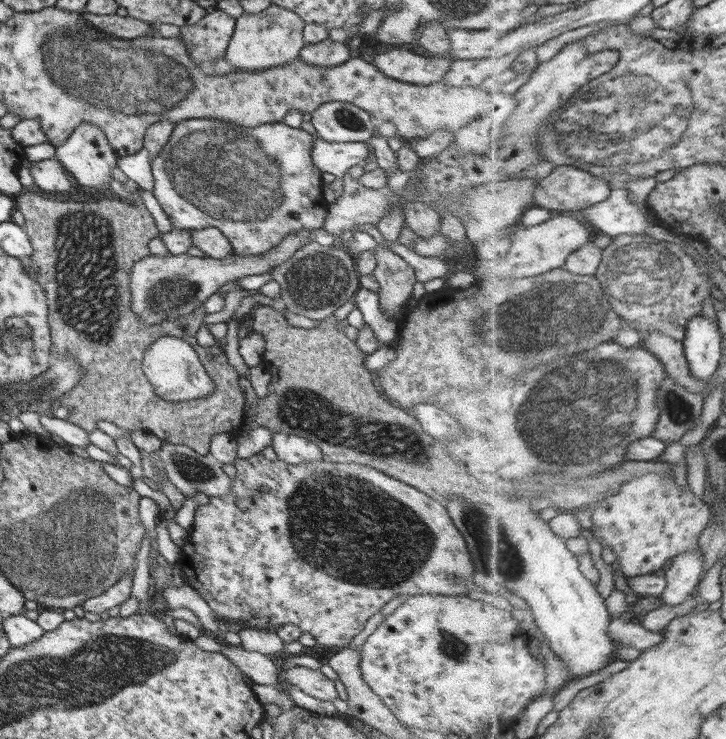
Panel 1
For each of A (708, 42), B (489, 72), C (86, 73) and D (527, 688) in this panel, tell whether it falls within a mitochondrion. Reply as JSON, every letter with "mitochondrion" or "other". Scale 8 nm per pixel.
{"A":"other","B":"other","C":"mitochondrion","D":"other"}

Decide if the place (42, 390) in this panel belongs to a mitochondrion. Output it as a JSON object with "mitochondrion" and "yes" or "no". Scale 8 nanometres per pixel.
{"mitochondrion":"yes"}

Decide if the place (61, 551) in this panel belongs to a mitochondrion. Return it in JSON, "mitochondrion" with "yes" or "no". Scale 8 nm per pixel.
{"mitochondrion":"yes"}

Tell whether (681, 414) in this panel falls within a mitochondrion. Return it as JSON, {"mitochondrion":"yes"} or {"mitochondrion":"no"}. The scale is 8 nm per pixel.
{"mitochondrion":"yes"}

